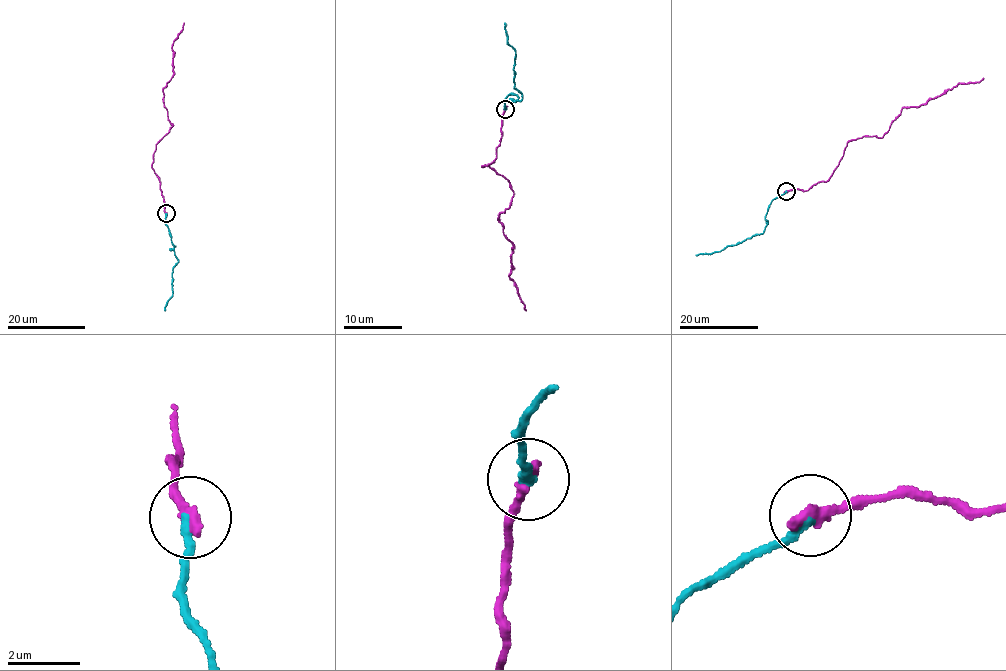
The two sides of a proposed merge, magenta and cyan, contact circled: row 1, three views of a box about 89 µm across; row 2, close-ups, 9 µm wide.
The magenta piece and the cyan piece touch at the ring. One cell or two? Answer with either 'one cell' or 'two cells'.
one cell

